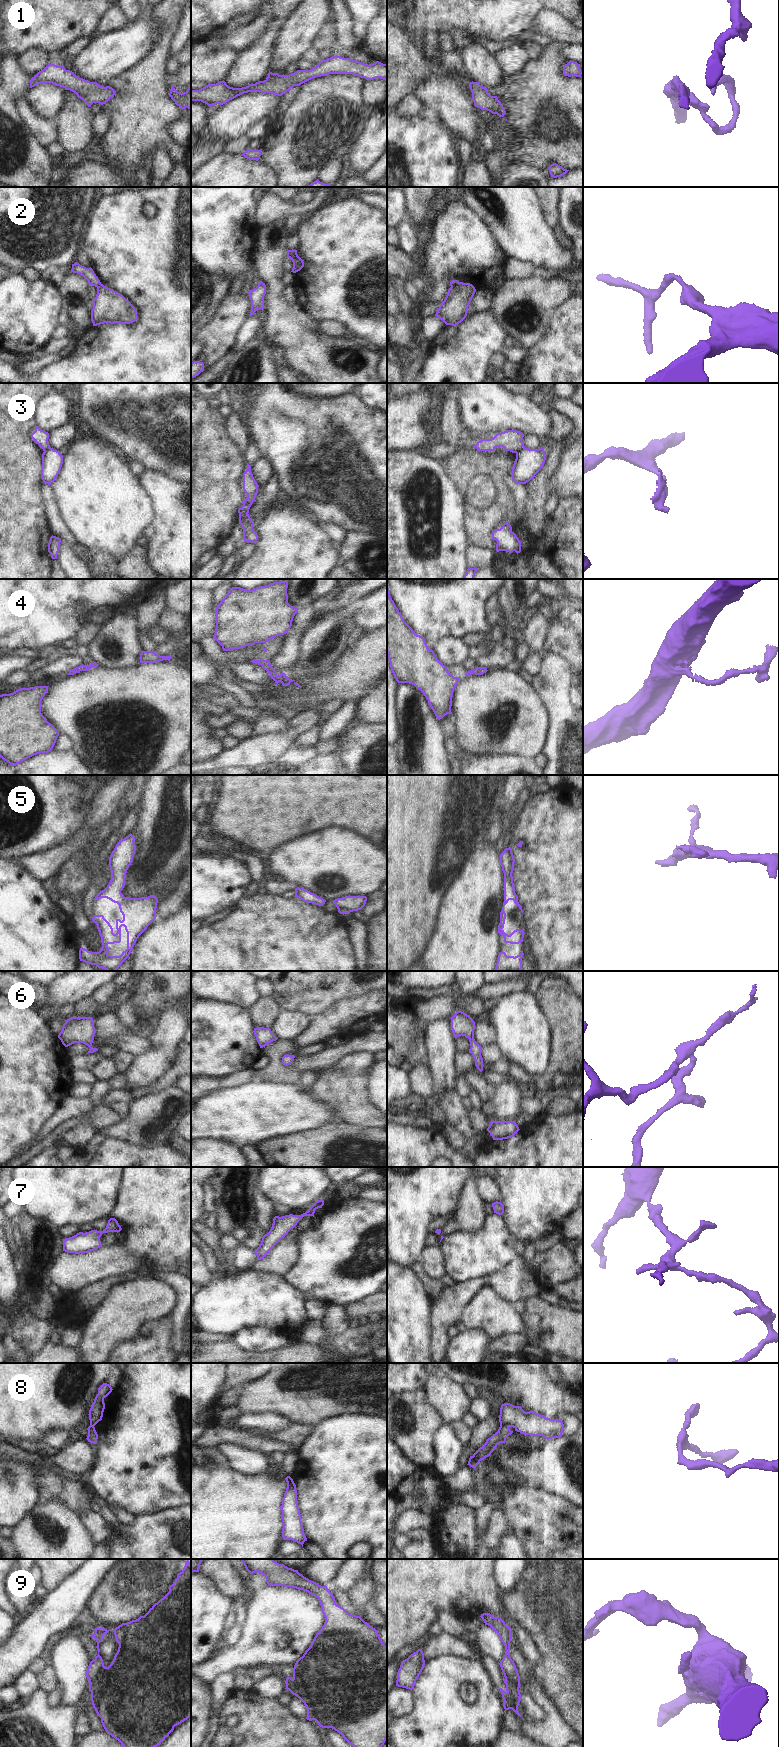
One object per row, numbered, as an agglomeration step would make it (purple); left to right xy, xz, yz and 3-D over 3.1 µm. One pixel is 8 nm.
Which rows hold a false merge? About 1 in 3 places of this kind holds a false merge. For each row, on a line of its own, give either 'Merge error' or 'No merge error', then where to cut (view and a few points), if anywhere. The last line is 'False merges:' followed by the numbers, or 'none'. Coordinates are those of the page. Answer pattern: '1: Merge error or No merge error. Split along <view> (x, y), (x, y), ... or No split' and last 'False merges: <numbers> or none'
1: No merge error. No split
2: Merge error. Split along xz (297, 254), (292, 260)
3: Merge error. Split along xz (247, 513), (239, 523)
4: No merge error. No split
5: No merge error. No split
6: No merge error. No split
7: No merge error. No split
8: Merge error. Split along yz (500, 1424), (510, 1426)
9: Merge error. Split along xy (106, 1667), (102, 1677), (97, 1682), (90, 1684)
False merges: 2, 3, 8, 9

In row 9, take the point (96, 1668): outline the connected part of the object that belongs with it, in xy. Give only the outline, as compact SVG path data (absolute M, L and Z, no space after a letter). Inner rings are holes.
M97 1627L94 1629L94 1631L95 1633L91 1634L91 1636L97 1642L96 1648L98 1650L98 1655L90 1662L87 1668L86 1677L90 1684L98 1683L105 1672L106 1667L104 1666L102 1657L99 1655L99 1643L102 1642L104 1635L108 1633L110 1630L107 1630L104 1627Z

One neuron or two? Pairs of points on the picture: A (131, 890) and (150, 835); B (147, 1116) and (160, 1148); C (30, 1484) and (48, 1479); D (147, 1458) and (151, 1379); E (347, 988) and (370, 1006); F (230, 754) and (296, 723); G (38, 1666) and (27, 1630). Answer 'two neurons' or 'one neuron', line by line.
A: one neuron
B: two neurons
C: two neurons
D: one neuron
E: two neurons
F: one neuron
G: two neurons

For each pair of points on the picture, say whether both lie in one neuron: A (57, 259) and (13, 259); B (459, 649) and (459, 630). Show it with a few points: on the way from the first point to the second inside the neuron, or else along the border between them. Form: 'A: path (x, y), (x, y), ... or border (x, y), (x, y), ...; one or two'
A: path (46, 259), (24, 259); one
B: border (461, 638), (442, 637), (436, 644); two

